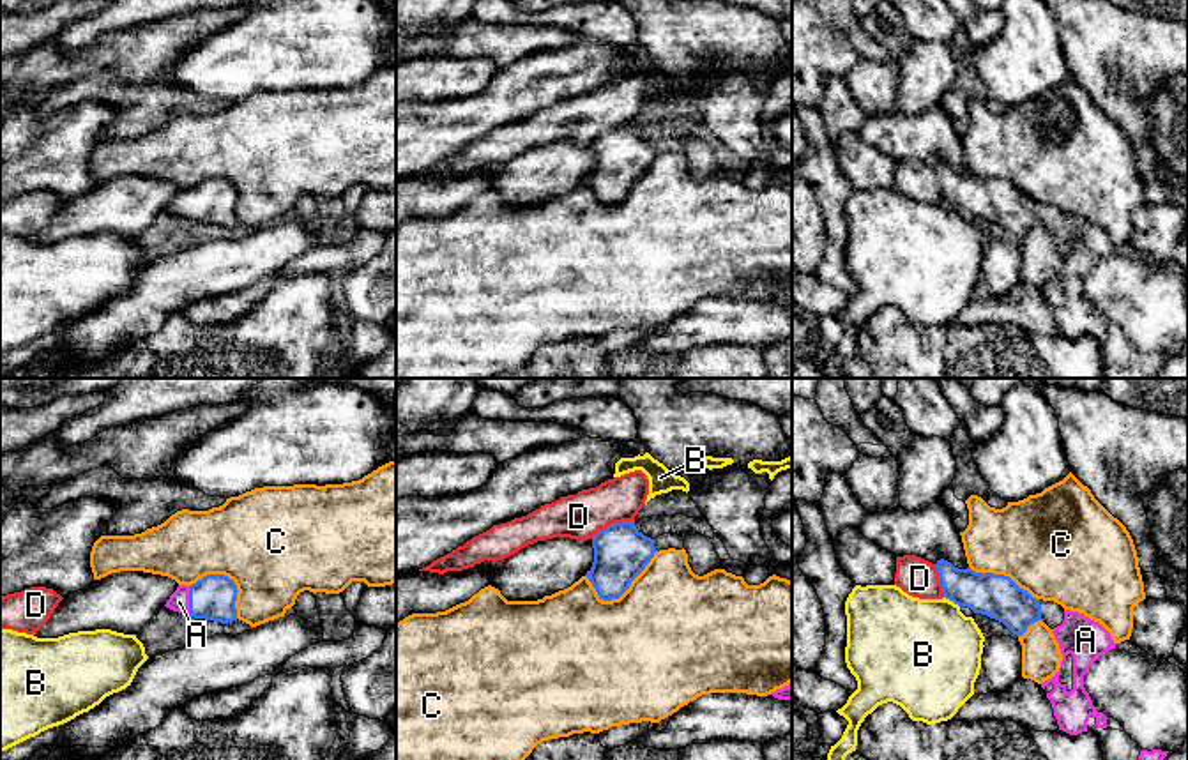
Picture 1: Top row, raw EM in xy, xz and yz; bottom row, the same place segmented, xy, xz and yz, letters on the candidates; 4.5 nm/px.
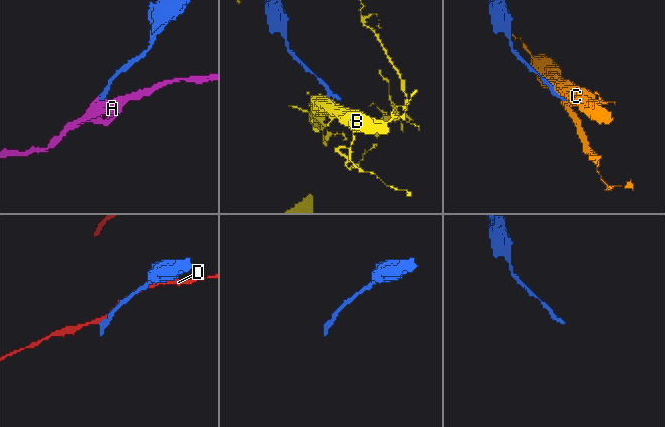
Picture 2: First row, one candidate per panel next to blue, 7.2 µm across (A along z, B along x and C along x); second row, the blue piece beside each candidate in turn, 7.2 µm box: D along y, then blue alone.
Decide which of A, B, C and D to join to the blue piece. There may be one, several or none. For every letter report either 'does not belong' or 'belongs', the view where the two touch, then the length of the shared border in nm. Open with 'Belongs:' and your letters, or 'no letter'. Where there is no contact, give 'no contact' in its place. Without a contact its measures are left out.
Belongs: A
A: belongs; contact in xy; length 130 nm
B: does not belong; contact in yz; length 90 nm
C: does not belong; contact in xz; length 340 nm
D: does not belong; contact in xz; length 220 nm

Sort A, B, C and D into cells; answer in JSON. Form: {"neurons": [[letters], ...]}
{"neurons": [["A"], ["B"], ["C"], ["D"]]}

